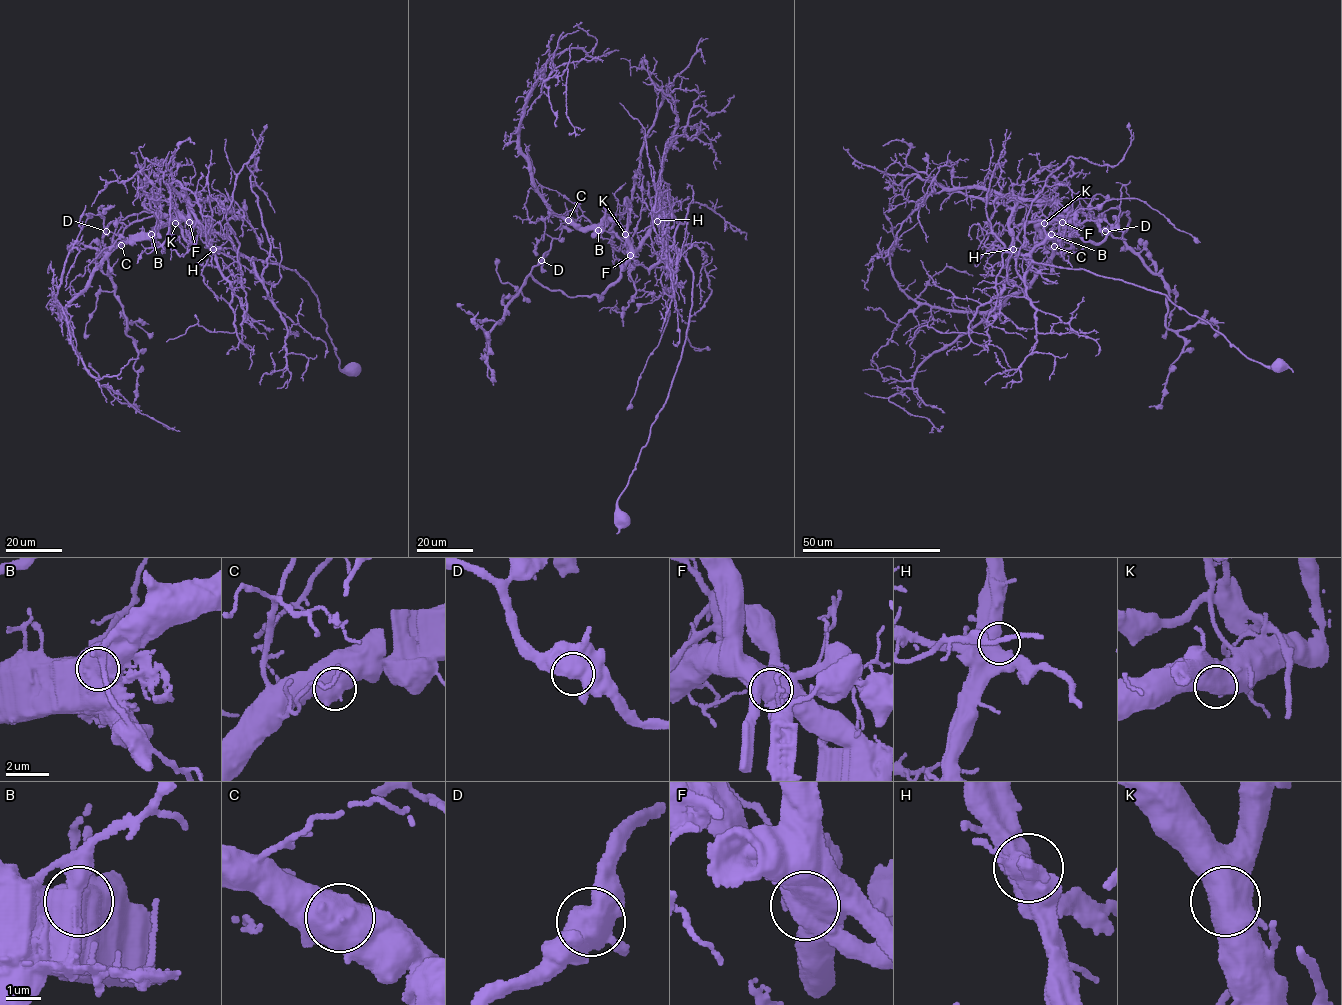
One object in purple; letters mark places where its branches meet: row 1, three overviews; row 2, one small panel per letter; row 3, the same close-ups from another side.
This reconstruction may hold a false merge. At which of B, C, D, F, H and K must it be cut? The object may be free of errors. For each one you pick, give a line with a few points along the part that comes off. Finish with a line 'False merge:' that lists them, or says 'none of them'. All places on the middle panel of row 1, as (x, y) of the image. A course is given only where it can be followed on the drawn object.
F: course (630, 255), (651, 268), (667, 249), (682, 254), (692, 274), (691, 308), (666, 400), (618, 498), (616, 533)
False merge: F

